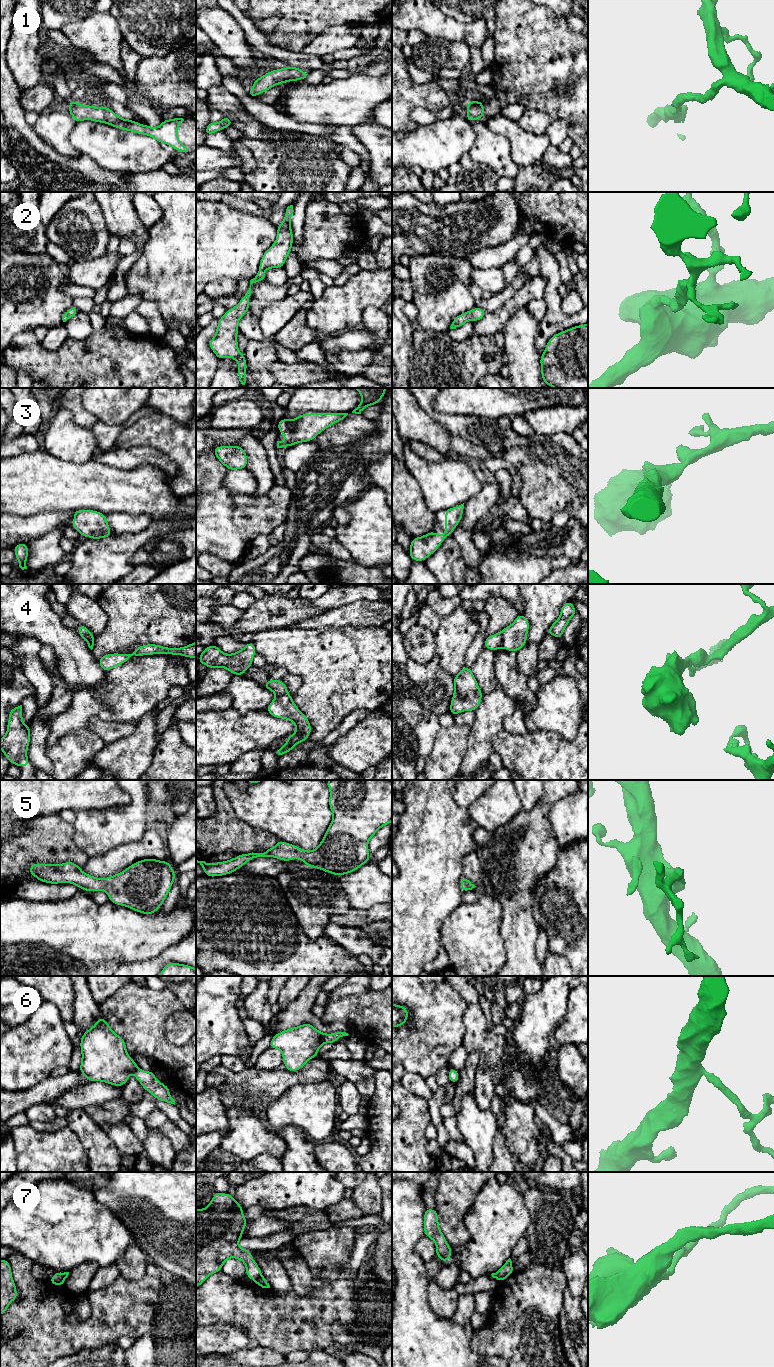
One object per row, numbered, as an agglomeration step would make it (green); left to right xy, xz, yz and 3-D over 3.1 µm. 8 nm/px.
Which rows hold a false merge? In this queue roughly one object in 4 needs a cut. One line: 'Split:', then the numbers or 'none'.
Split: 4, 7

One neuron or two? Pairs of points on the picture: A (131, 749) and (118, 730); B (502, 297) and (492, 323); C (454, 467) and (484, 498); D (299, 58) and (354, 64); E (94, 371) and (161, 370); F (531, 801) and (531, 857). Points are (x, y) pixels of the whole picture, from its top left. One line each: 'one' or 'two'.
A: two
B: two
C: two
D: two
E: one
F: two

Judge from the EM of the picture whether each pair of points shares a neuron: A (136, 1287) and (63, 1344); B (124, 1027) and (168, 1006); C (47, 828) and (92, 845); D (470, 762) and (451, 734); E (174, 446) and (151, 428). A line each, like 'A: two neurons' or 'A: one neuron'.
A: one neuron
B: one neuron
C: two neurons
D: two neurons
E: one neuron

